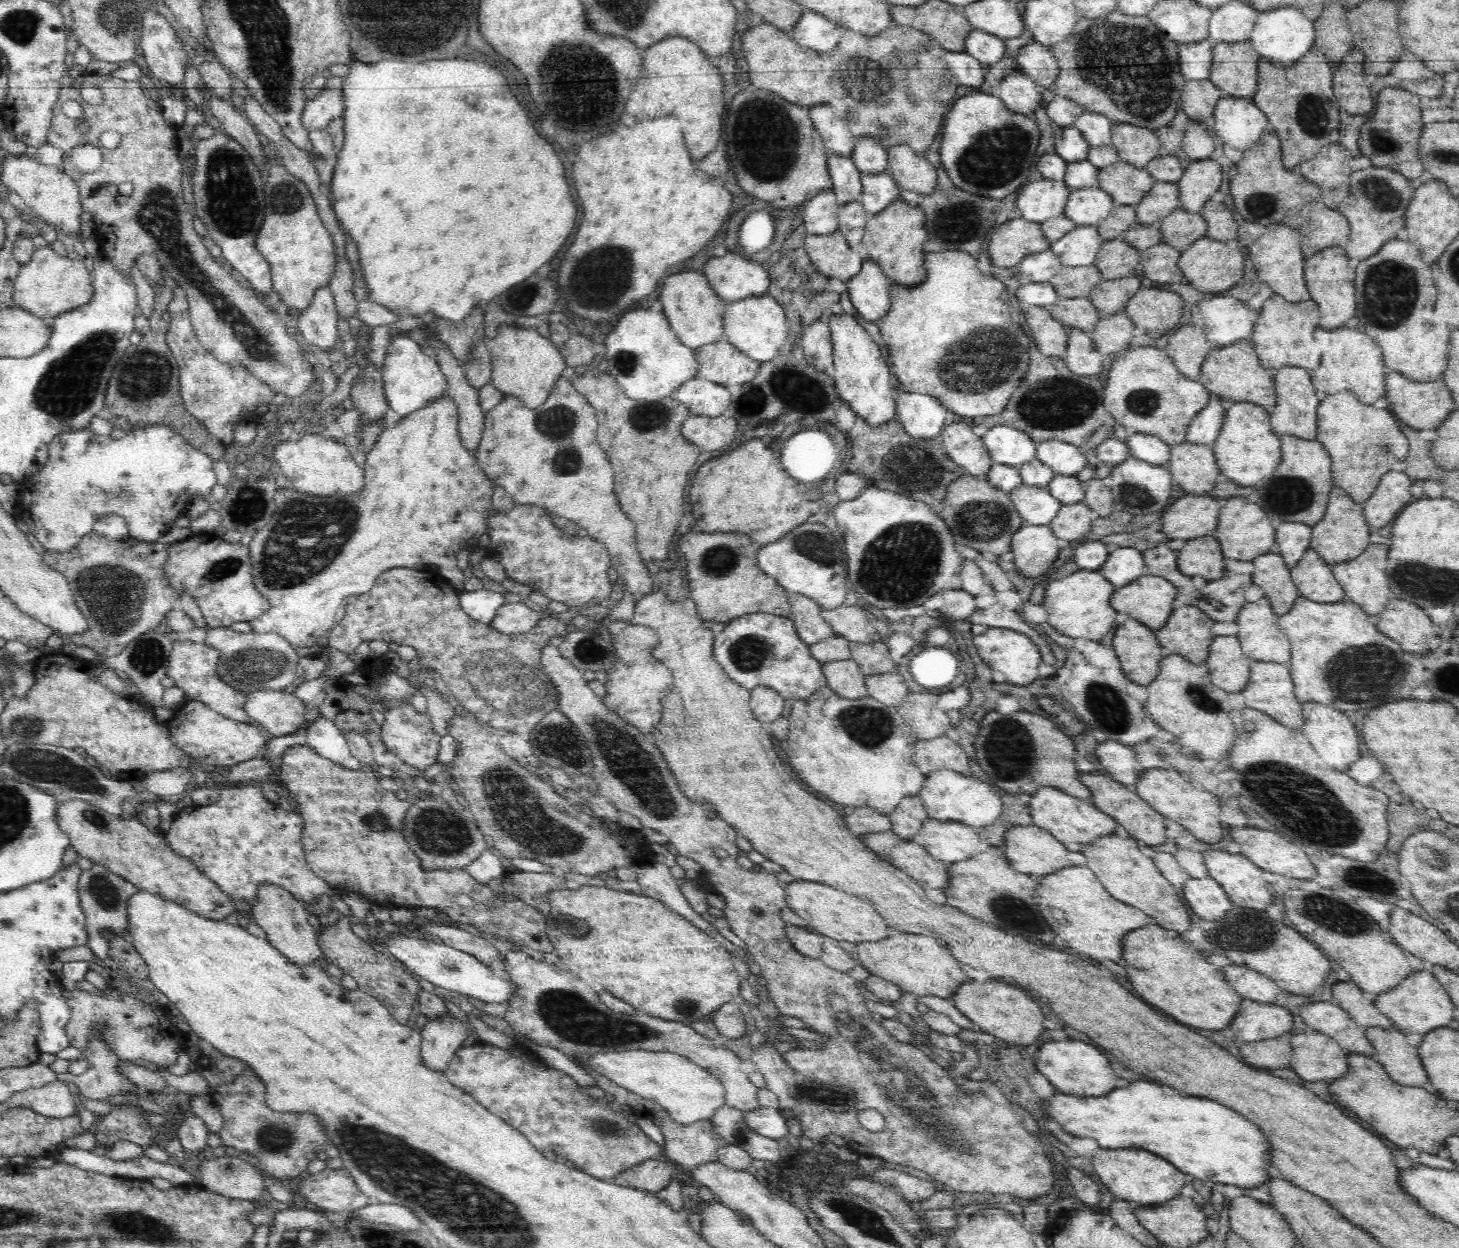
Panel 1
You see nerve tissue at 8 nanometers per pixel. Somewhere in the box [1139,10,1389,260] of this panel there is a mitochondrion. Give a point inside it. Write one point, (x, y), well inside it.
(1313, 116)

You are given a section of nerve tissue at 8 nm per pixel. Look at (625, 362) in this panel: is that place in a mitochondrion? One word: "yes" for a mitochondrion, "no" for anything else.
yes

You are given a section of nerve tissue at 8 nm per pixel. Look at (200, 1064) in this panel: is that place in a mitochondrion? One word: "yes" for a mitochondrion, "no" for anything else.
no

